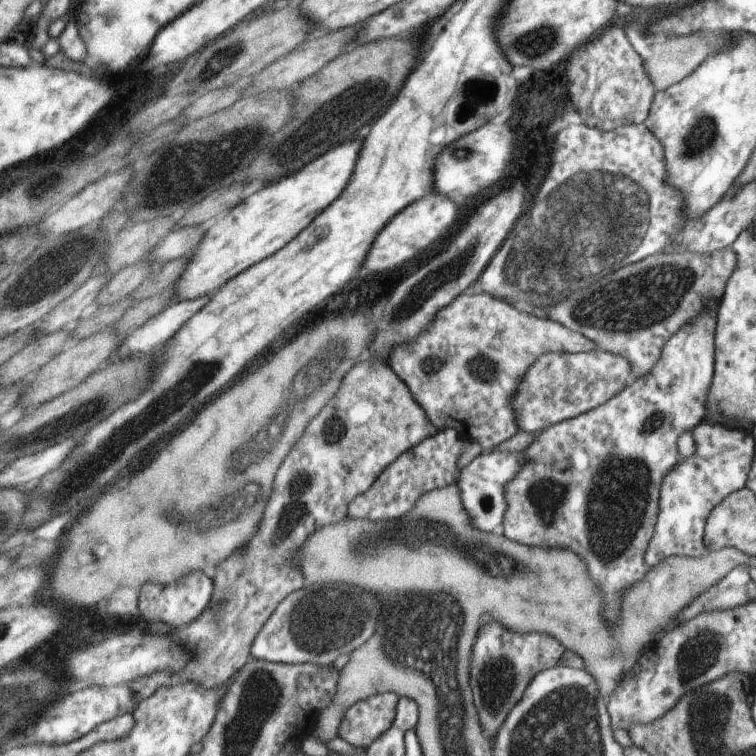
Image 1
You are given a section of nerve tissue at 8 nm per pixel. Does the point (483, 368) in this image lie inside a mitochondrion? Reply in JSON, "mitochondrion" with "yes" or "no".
{"mitochondrion":"yes"}

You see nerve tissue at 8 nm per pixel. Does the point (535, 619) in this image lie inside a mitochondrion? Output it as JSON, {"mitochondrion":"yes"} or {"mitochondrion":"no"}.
{"mitochondrion":"no"}

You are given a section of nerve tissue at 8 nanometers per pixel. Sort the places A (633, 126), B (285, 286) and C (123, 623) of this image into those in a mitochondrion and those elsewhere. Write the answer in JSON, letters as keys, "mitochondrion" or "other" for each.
{"A":"other","B":"other","C":"other"}

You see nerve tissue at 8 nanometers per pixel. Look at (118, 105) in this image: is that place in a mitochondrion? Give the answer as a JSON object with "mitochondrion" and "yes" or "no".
{"mitochondrion":"no"}

